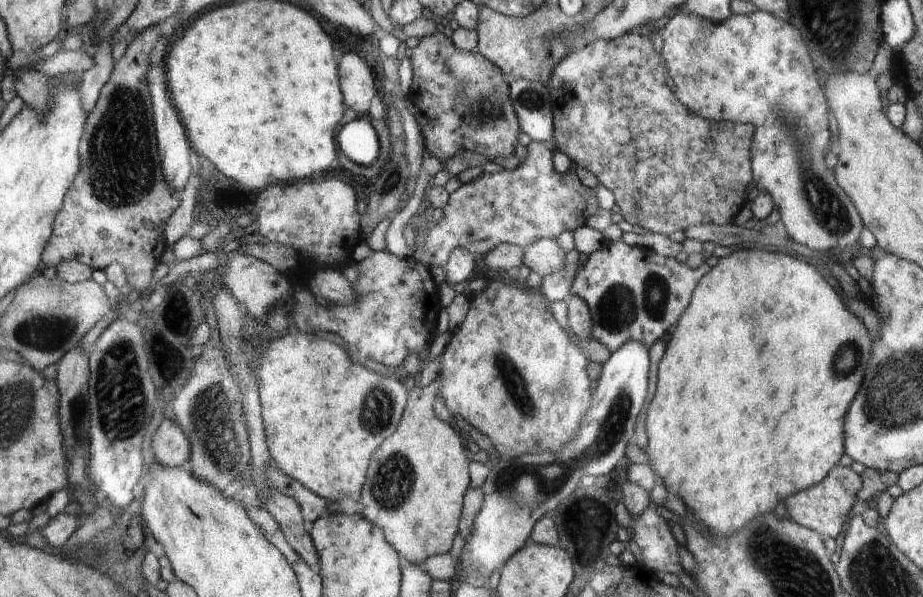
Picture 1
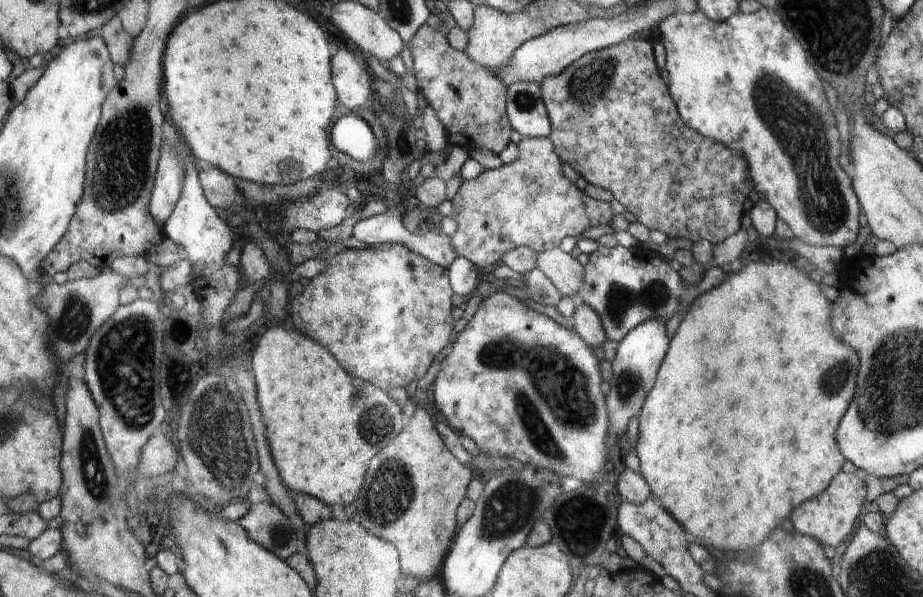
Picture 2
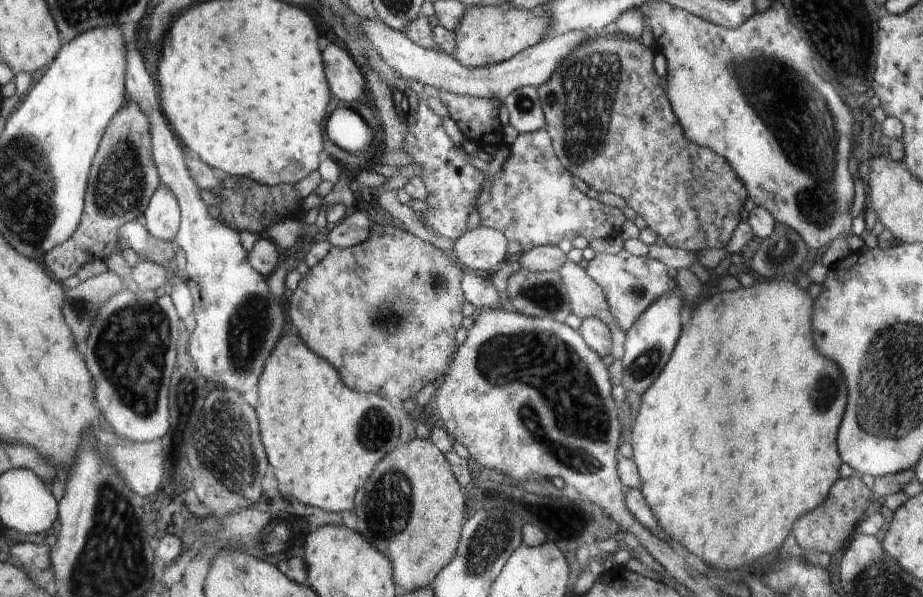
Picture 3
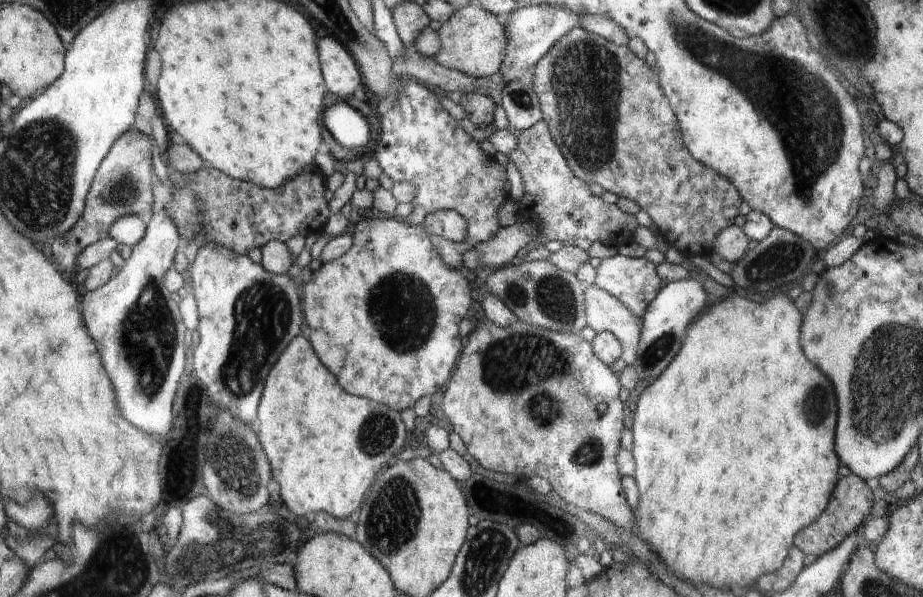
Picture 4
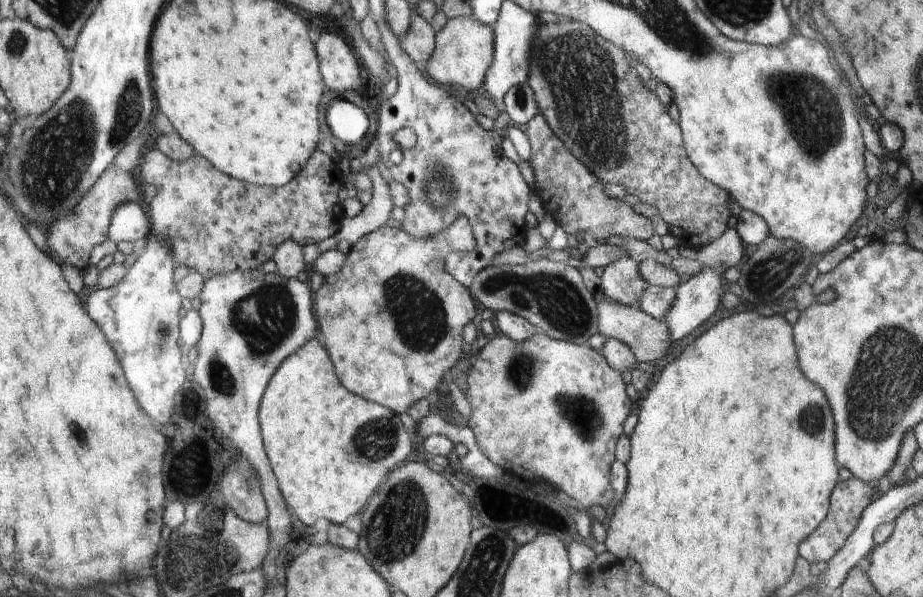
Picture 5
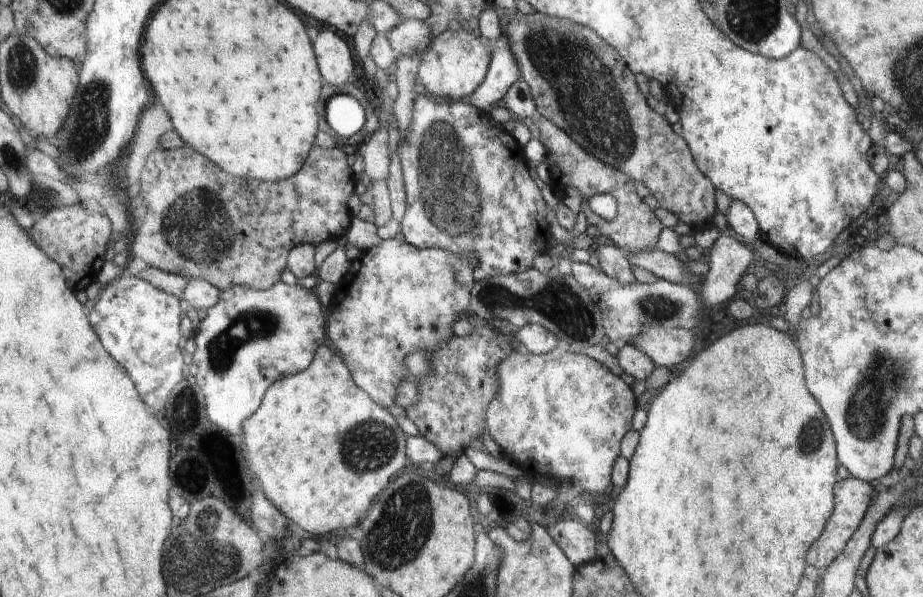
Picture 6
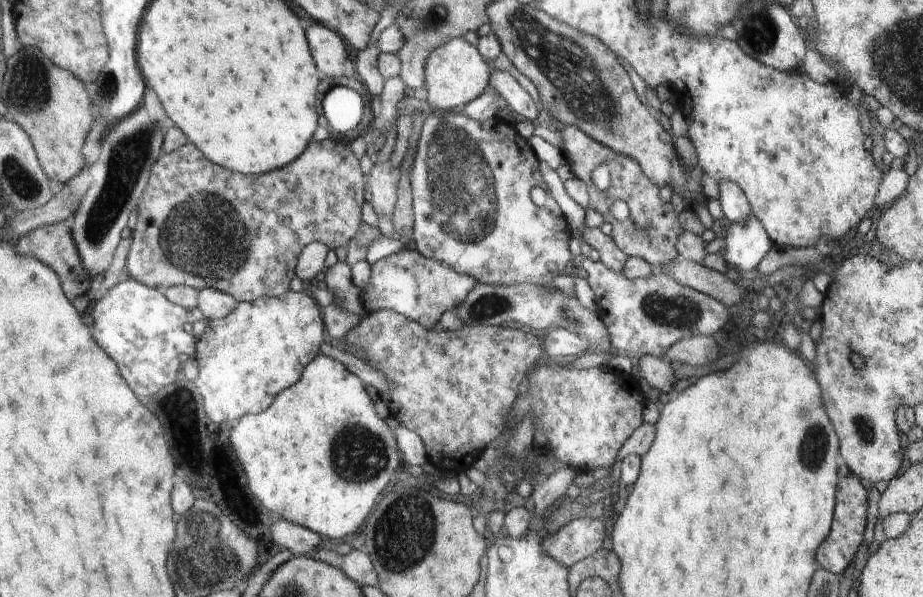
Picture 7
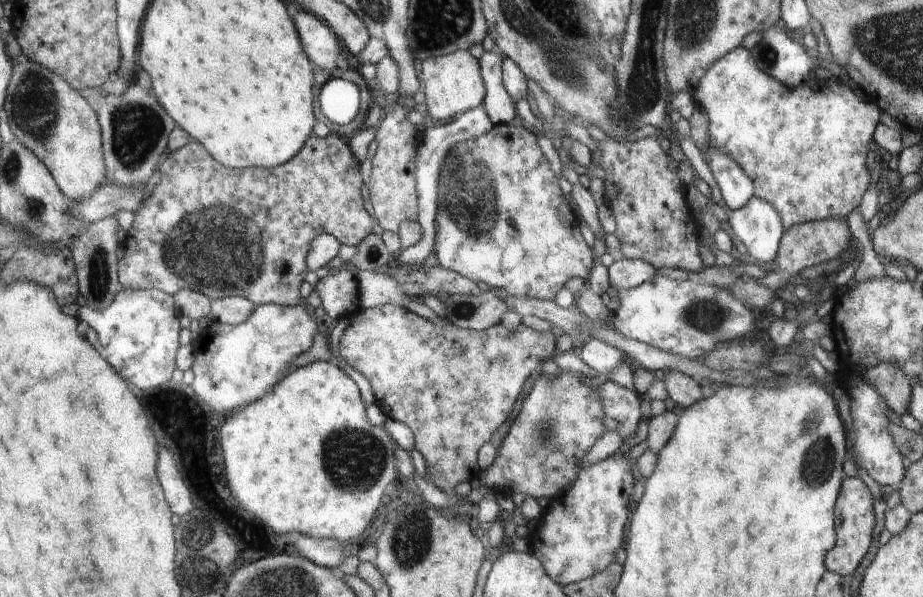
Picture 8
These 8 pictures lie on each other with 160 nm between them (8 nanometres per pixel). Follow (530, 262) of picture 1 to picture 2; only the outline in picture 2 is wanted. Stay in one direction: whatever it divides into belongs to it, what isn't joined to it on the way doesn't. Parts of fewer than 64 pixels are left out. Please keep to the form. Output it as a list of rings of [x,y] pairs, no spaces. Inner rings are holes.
[[[560,247],[538,254],[537,268],[553,281],[563,296],[578,300],[578,291],[585,281],[585,267]]]

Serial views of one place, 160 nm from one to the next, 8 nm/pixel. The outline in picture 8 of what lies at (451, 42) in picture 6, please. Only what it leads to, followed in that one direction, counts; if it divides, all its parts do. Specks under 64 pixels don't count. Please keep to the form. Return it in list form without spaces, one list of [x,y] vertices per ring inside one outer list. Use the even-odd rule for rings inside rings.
[[[456,51],[447,55],[428,57],[422,62],[421,84],[424,86],[425,102],[434,120],[452,120],[470,109],[484,104],[485,83],[478,60],[468,52]]]

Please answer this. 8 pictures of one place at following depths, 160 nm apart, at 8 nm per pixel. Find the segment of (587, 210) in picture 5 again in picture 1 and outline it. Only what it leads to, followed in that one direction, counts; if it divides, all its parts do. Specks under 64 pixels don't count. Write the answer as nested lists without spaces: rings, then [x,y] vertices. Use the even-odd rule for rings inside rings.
[[[532,141],[527,145],[527,156],[519,167],[502,169],[496,173],[480,171],[480,175],[472,182],[462,184],[456,191],[449,194],[448,204],[443,208],[443,216],[433,229],[427,229],[424,248],[413,249],[412,260],[422,266],[440,266],[443,269],[449,262],[450,253],[454,249],[465,248],[477,260],[487,255],[498,245],[510,243],[519,247],[530,246],[538,239],[557,240],[562,232],[574,232],[586,222],[586,208],[596,204],[591,188],[584,188],[576,176],[574,168],[566,174],[559,173],[553,163],[554,146],[547,143]]]

